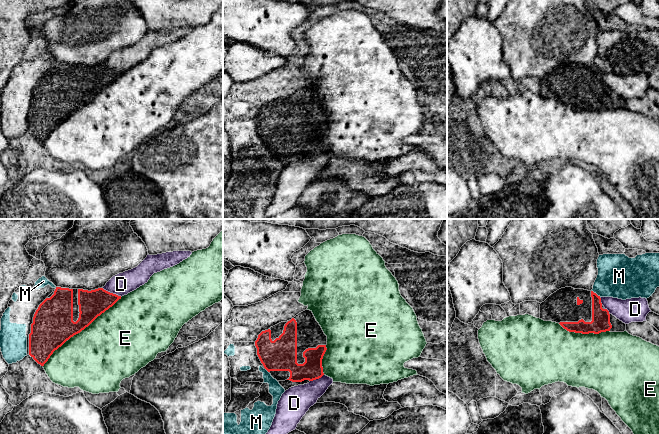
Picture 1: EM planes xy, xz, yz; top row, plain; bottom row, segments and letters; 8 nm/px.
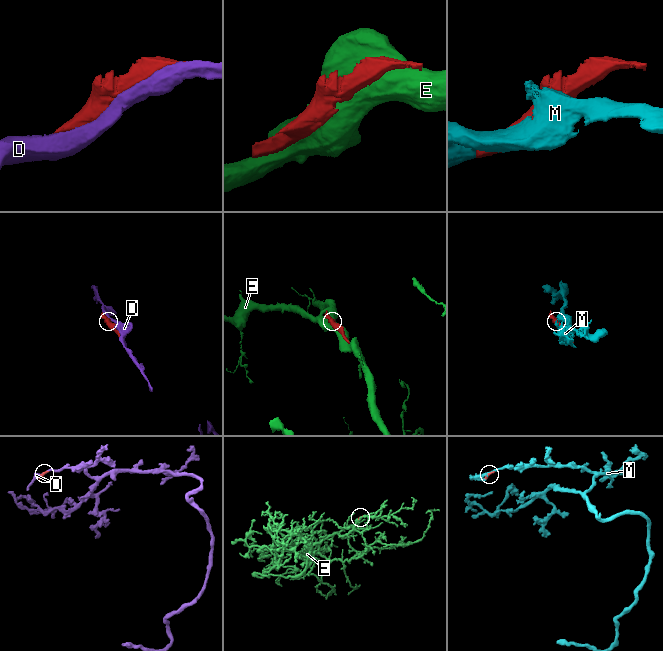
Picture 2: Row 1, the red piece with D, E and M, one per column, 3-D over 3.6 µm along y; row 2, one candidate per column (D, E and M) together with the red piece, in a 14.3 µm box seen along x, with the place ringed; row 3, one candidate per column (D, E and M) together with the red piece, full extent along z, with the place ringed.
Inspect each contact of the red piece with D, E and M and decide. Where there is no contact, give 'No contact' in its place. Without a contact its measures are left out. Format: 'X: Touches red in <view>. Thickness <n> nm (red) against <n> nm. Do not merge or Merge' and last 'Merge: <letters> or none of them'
D: Touches red in xy. Thickness 220 nm (red) against 180 nm. Do not merge
E: Touches red in xy. Thickness 220 nm (red) against 500 nm. Do not merge
M: Touches red in yz. Thickness 150 nm (red) against 340 nm. Do not merge
Merge: none of them

